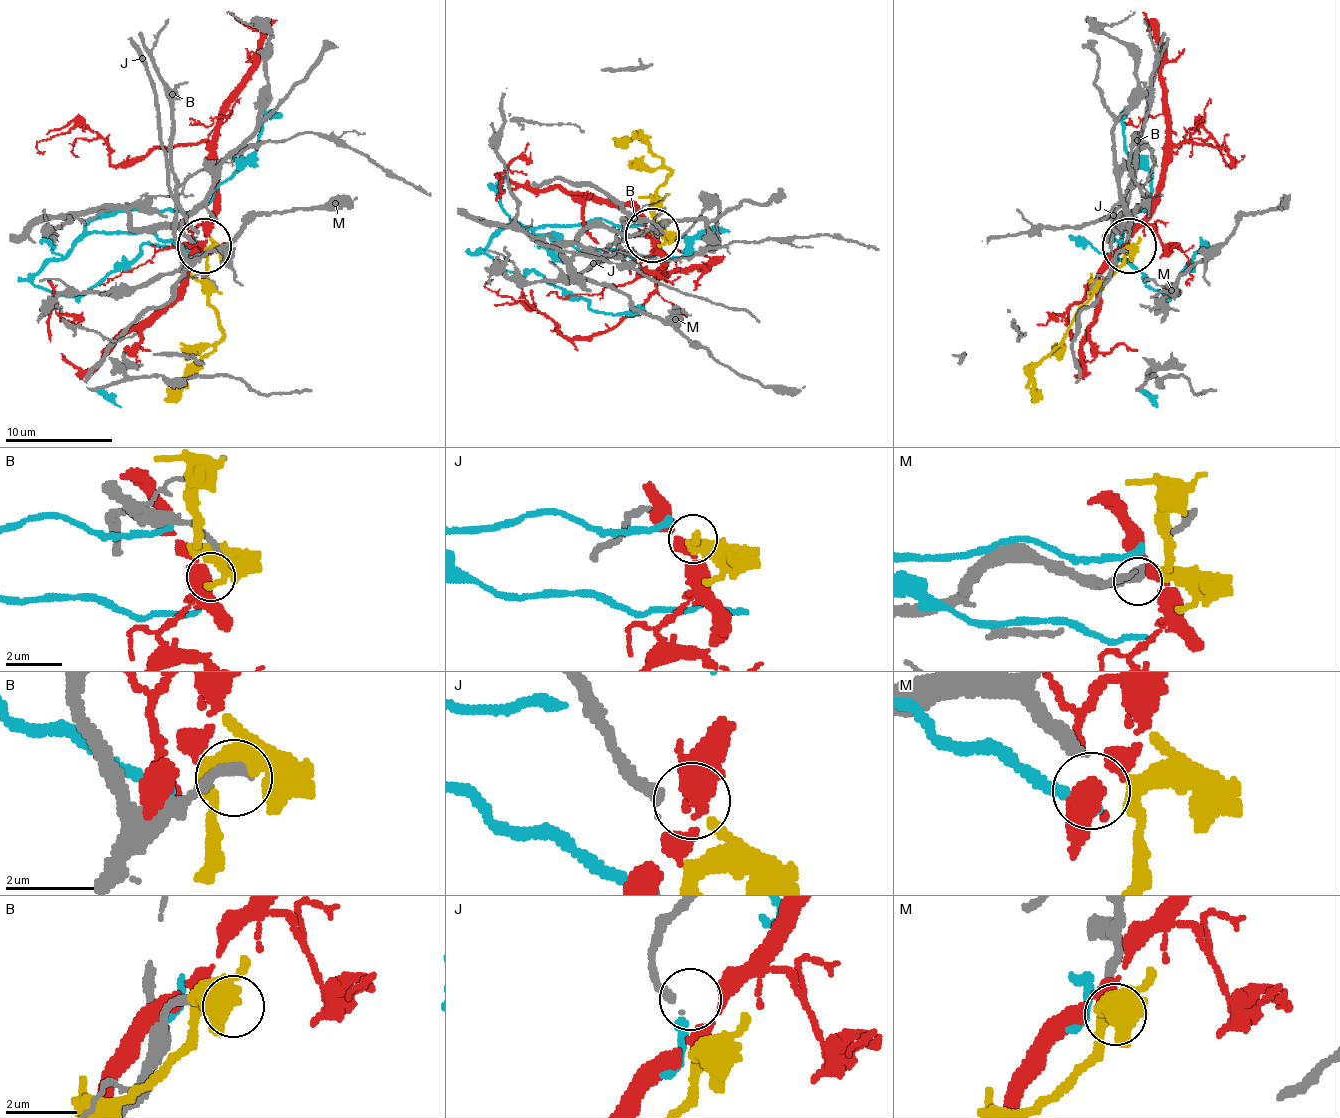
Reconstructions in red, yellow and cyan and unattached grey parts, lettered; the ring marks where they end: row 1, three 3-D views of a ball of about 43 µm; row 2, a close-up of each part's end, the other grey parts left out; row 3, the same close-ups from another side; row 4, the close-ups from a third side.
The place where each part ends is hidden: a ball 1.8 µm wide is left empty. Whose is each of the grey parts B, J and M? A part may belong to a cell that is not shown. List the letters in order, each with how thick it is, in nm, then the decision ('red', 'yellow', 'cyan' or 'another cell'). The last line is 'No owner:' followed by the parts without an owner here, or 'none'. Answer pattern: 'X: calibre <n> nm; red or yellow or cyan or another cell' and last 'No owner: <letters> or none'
B: calibre 240 nm; another cell
J: calibre 240 nm; red
M: calibre 320 nm; yellow
No owner: B

